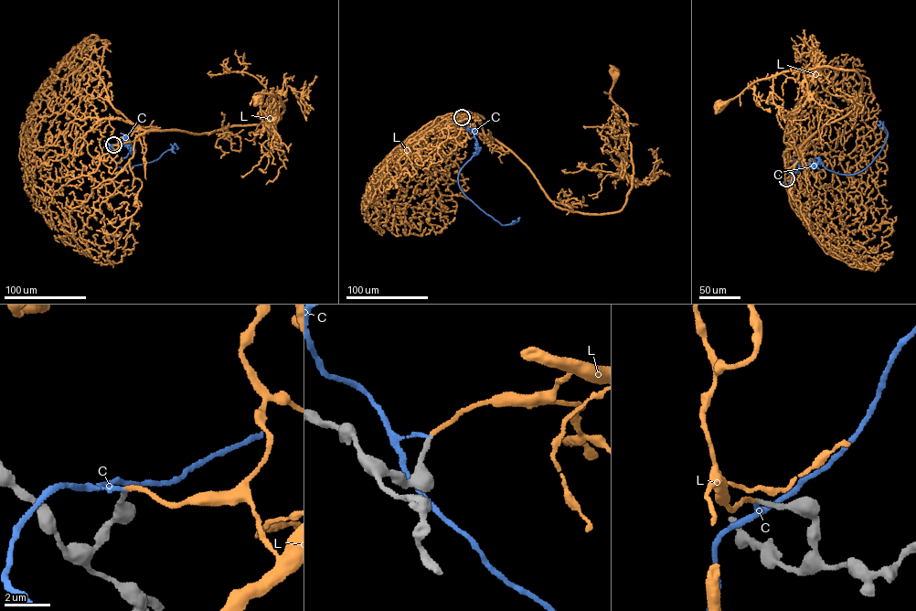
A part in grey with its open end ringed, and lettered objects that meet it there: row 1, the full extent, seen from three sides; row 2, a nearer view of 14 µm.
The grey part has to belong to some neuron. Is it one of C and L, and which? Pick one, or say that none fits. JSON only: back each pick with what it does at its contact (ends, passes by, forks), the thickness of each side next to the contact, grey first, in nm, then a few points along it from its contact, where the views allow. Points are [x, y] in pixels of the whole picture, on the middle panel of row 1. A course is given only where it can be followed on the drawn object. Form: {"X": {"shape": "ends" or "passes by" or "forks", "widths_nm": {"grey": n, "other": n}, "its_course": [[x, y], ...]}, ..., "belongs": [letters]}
{"L": {"shape": "ends", "widths_nm": {"grey": 190, "other": 180}, "its_course": [[462, 117], [474, 117], [509, 149], [556, 206], [618, 212], [633, 164], [627, 116], [611, 97], [614, 70]]}, "belongs": ["L"]}

